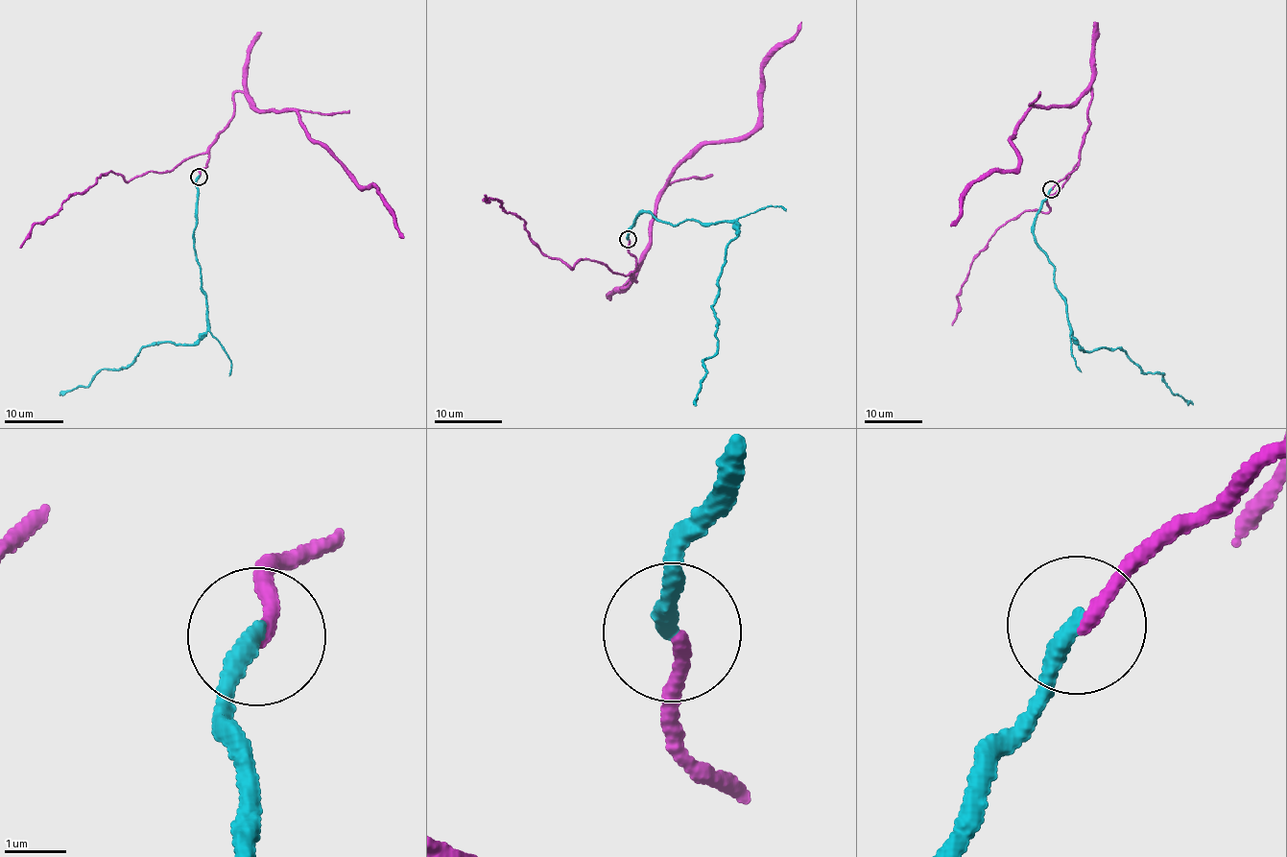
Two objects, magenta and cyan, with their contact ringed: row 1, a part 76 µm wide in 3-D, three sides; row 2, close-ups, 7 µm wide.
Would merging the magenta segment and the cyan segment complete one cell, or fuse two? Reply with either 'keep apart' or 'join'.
join

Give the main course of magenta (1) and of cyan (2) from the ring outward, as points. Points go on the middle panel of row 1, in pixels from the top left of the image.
1: (628, 239), (637, 267), (623, 287), (647, 249), (655, 198), (707, 143), (754, 128), (762, 73), (801, 22)
2: (628, 239), (636, 216), (650, 210), (672, 225), (737, 223), (713, 307), (718, 351), (705, 360), (695, 405)

